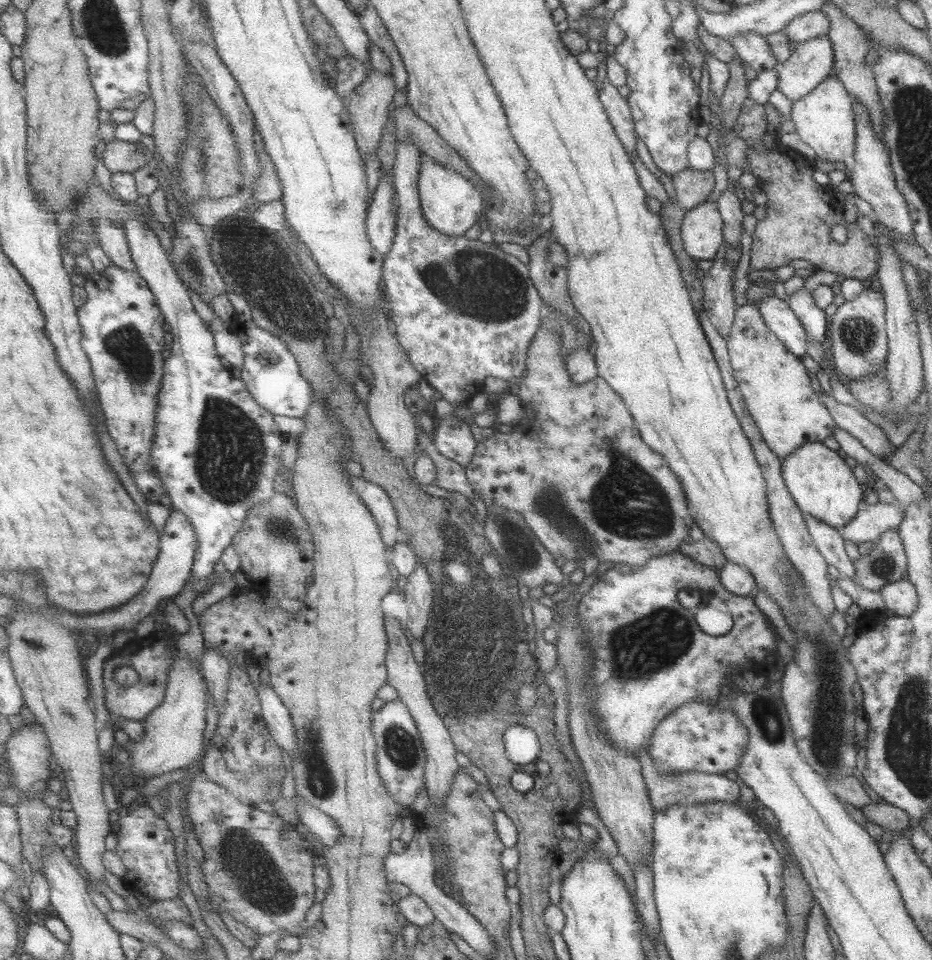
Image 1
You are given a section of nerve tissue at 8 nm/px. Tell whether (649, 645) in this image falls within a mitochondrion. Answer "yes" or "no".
yes

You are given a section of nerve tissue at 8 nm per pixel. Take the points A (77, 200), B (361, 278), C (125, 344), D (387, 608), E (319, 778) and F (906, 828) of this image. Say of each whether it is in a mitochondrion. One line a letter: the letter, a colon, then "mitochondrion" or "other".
A: other
B: other
C: mitochondrion
D: other
E: mitochondrion
F: other

